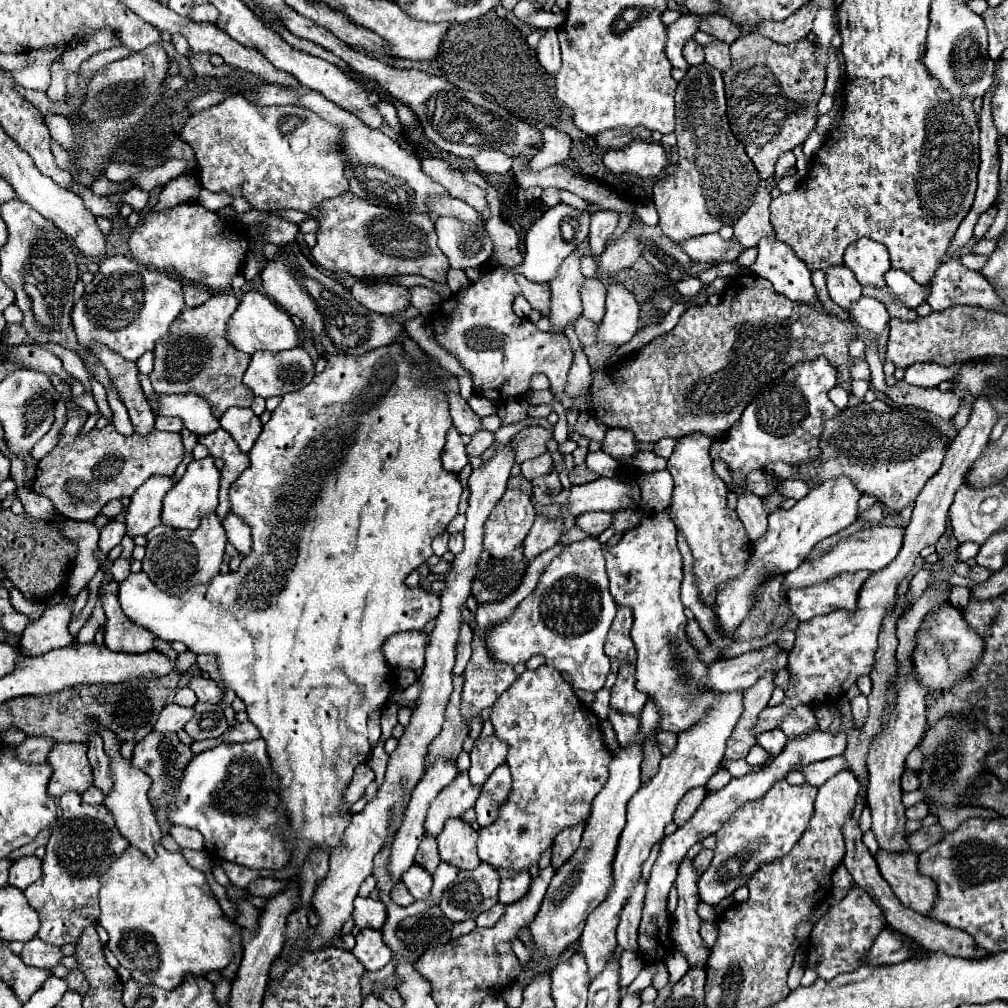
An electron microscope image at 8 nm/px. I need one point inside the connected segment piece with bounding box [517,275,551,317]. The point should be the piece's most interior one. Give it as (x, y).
(538, 294)

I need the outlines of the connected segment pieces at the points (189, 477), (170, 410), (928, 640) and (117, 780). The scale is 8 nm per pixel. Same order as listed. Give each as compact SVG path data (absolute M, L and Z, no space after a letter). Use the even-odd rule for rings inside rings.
M205 457L205 459L199 459L199 461L191 461L187 465L187 471L185 475L169 489L169 493L165 495L165 505L163 505L163 513L161 513L161 519L165 525L169 527L175 527L175 529L197 529L199 527L199 521L213 513L219 505L217 501L217 493L219 493L219 479L221 479L221 473L219 469L213 465L213 457Z
M157 395L155 403L151 403L159 415L179 417L183 421L183 427L189 429L195 435L207 435L219 429L219 419L211 413L211 405L199 397L199 395Z
M947 603L935 613L935 617L931 619L931 627L921 629L919 647L913 653L913 661L917 663L919 679L927 683L927 687L933 693L939 693L951 687L951 683L959 683L959 679L967 675L967 671L981 659L981 655L983 655L983 639L971 633L971 629L963 619L961 609Z
M121 755L111 757L111 775L113 775L115 785L113 785L111 795L105 797L105 805L113 813L117 829L143 855L147 855L149 859L155 859L155 845L161 841L163 833L159 829L159 823L153 815L153 809L151 809L151 803L149 803L149 797L147 797L147 791L151 787L151 779L143 771L139 771L137 767L131 767L131 761L123 759Z

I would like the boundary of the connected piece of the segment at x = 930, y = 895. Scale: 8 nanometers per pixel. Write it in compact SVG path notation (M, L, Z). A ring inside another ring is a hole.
M879 849L875 855L883 879L905 907L927 915L935 901L935 883L917 871L917 855L911 851L889 853Z

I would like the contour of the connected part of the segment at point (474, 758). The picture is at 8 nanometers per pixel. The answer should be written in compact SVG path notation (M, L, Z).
M495 735L479 737L471 751L471 767L469 767L471 783L483 785L487 777L493 773L493 769L505 763L505 757L507 757L507 745L503 741L499 741Z

